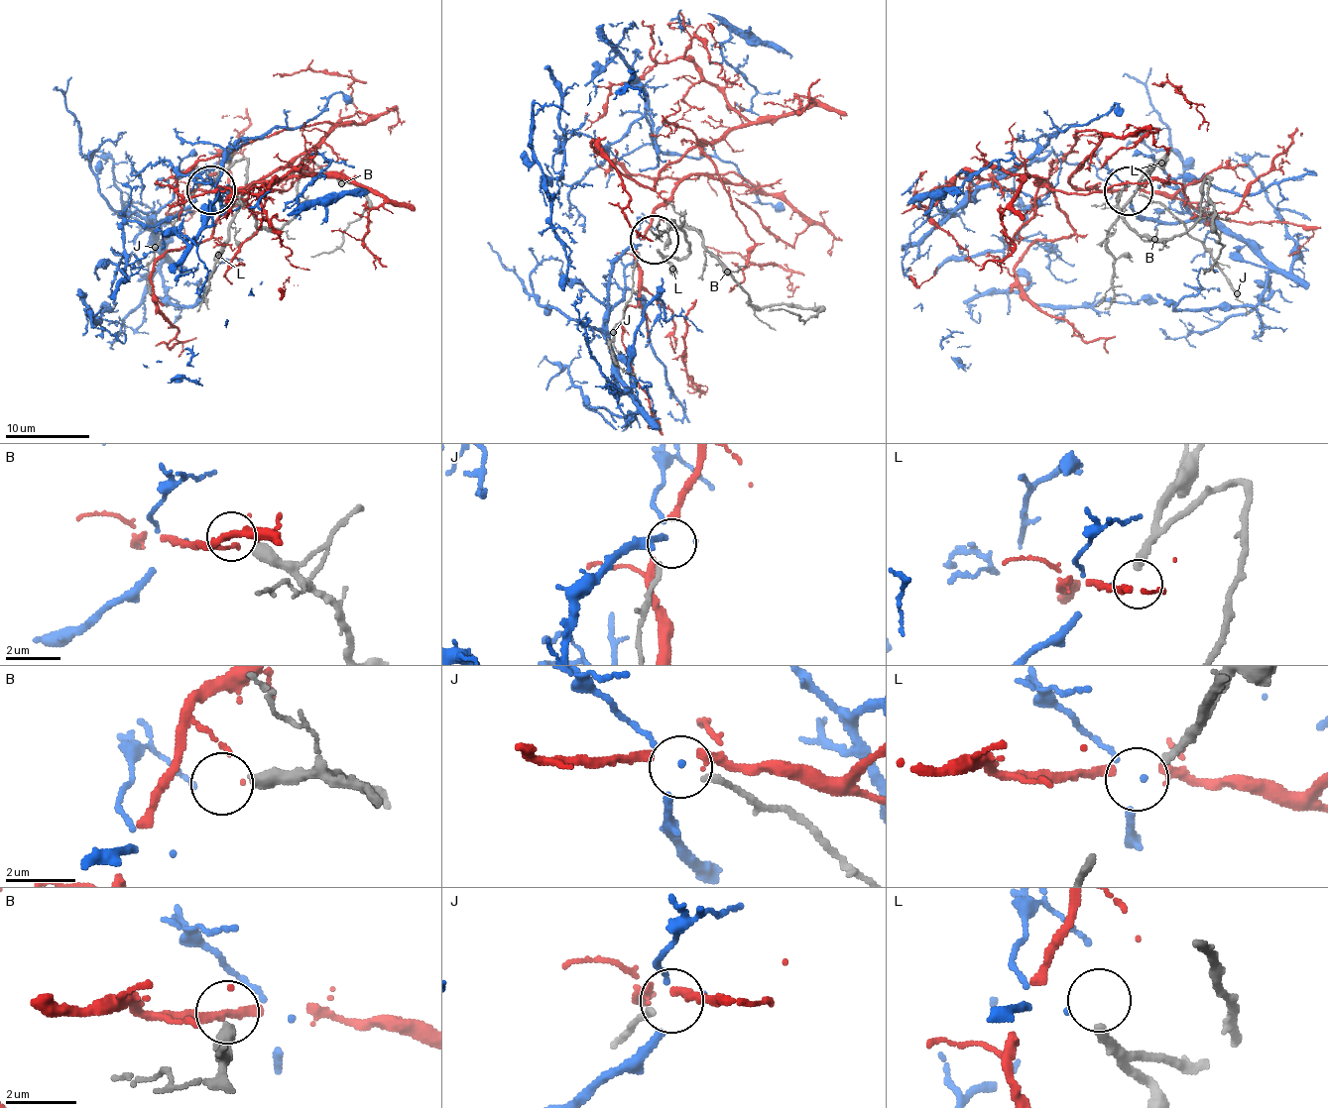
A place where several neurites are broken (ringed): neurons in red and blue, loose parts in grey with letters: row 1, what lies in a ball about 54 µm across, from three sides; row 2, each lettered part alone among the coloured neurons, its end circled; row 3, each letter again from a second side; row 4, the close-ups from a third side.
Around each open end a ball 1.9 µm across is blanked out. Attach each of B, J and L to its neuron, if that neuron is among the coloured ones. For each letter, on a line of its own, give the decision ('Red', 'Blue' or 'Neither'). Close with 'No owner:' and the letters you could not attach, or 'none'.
B: Neither
J: Neither
L: Blue
No owner: B, J

